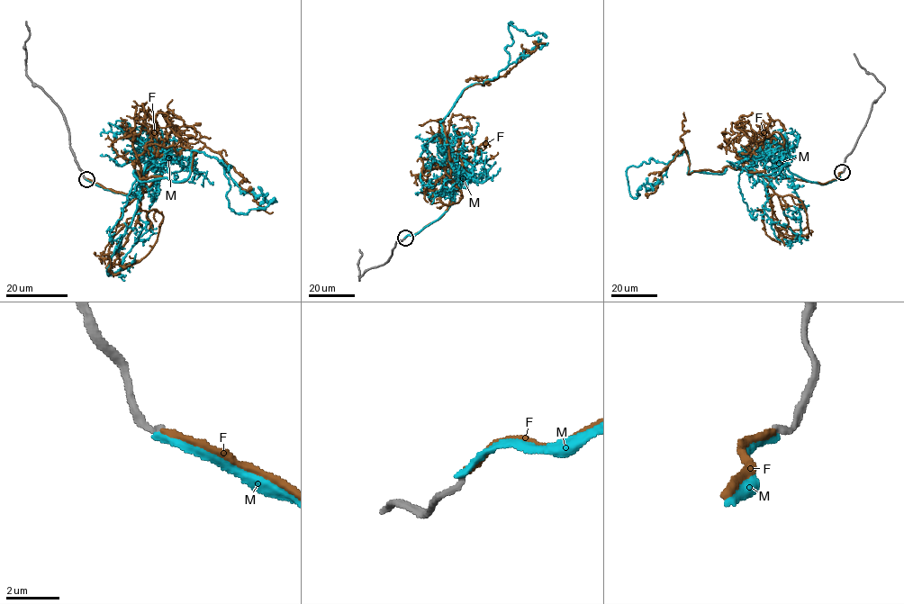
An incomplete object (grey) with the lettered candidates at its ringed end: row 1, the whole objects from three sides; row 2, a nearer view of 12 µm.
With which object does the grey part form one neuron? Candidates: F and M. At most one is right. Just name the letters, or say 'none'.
F

